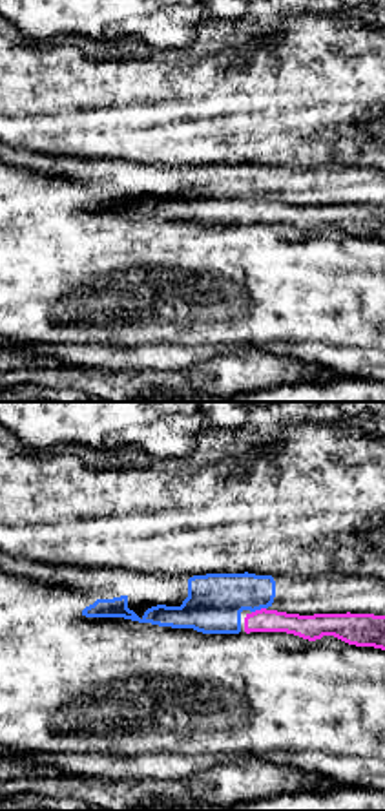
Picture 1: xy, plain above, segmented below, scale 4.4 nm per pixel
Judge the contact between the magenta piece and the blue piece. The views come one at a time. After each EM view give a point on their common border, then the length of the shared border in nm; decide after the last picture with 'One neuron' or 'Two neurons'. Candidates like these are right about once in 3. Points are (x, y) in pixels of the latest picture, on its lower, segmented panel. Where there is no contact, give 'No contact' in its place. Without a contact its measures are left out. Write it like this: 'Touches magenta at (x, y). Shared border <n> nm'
Touches magenta at (258, 610). Shared border 70 nm

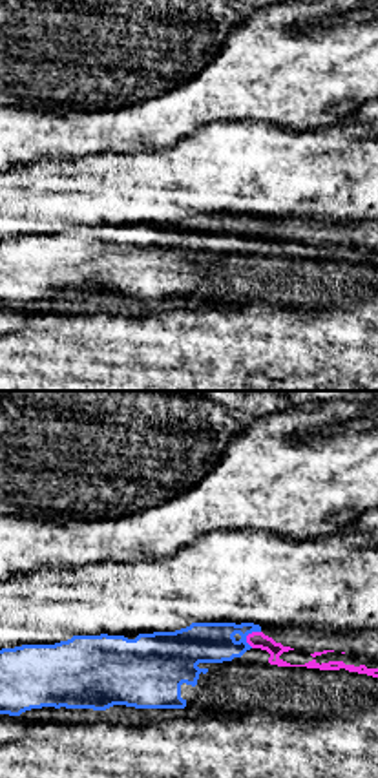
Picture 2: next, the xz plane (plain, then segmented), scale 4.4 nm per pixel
Touches magenta at (247, 636). Shared border 90 nm

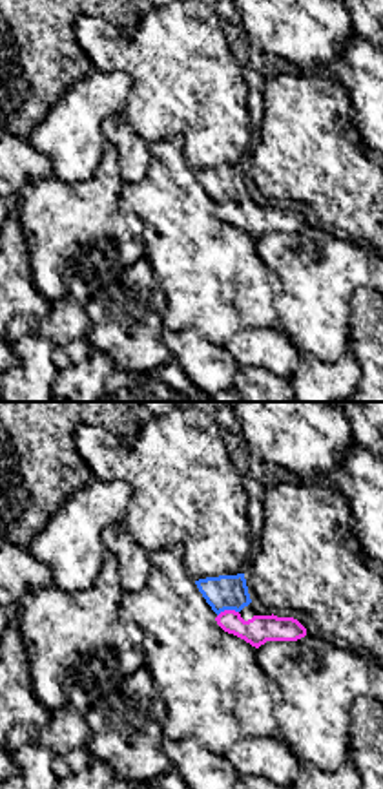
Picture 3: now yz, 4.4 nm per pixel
Touches magenta at (227, 610). Shared border 100 nm

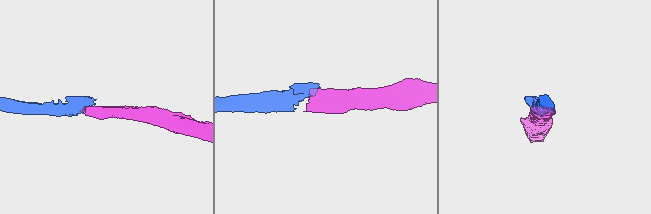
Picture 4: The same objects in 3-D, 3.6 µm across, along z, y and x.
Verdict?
One neuron

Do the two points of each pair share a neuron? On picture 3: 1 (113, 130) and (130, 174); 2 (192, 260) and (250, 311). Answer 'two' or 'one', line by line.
1: one
2: one

